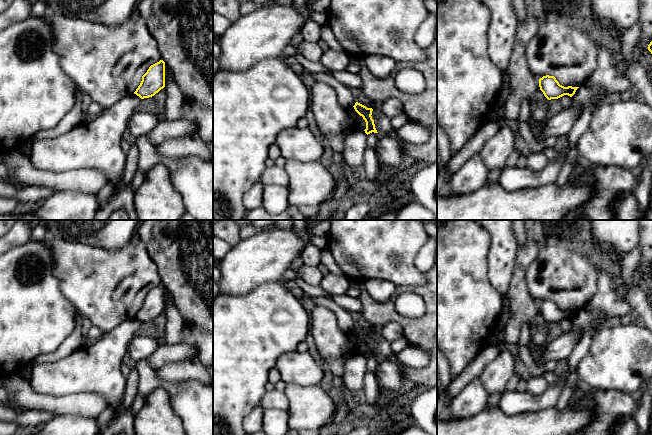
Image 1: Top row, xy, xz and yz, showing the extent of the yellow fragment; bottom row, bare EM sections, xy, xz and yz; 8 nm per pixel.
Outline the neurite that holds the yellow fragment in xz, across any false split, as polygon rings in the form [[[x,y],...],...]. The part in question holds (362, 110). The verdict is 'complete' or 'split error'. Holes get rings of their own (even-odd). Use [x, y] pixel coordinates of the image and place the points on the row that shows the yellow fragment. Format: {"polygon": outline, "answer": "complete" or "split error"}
{"polygon": [[[356,102],[355,105],[353,106],[355,111],[363,117],[363,119],[366,122],[366,129],[364,130],[365,133],[368,135],[372,132],[374,133],[378,133],[376,128],[375,128],[375,124],[374,124],[374,120],[372,119],[372,108],[367,108],[366,106]]], "answer": "complete"}

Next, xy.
{"polygon": [[[159,62],[151,65],[147,72],[142,76],[142,81],[134,94],[141,99],[149,98],[158,93],[165,87],[165,62]]], "answer": "complete"}

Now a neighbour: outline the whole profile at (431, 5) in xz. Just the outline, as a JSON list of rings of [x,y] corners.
[[[424,0],[424,2],[428,11],[437,17],[437,1],[436,0]]]

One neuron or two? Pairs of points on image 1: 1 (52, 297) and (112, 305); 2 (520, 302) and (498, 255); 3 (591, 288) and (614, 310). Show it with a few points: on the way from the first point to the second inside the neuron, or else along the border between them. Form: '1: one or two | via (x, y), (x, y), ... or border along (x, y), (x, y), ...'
1: two | border along (57, 277), (60, 283), (60, 291), (78, 311)
2: two | border along (516, 257), (509, 288), (506, 292)
3: two | border along (598, 270), (597, 292), (583, 308)

